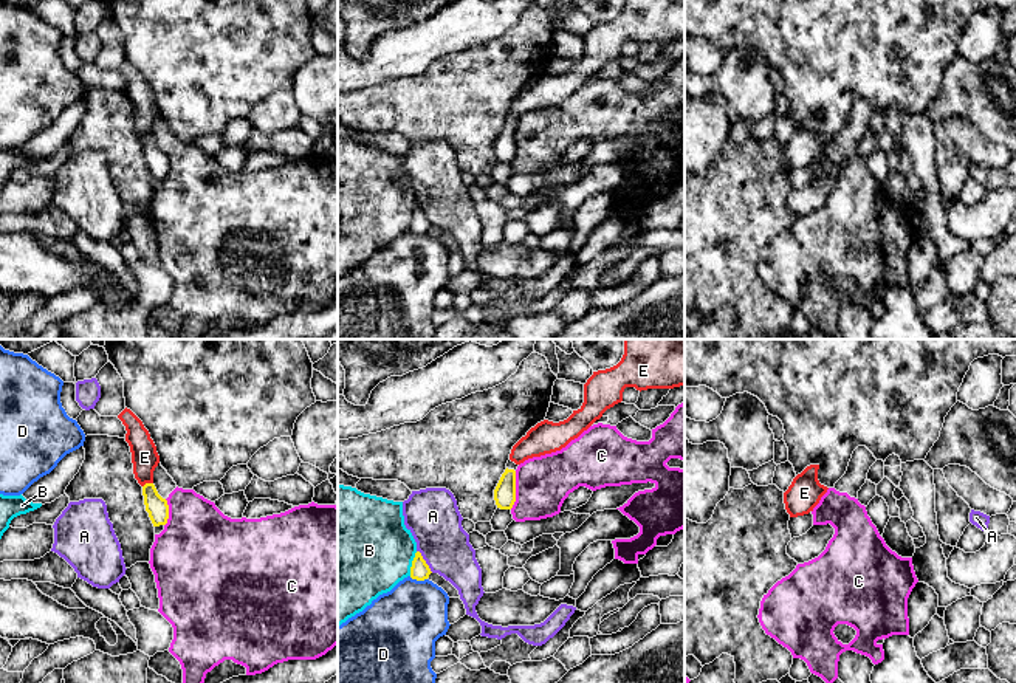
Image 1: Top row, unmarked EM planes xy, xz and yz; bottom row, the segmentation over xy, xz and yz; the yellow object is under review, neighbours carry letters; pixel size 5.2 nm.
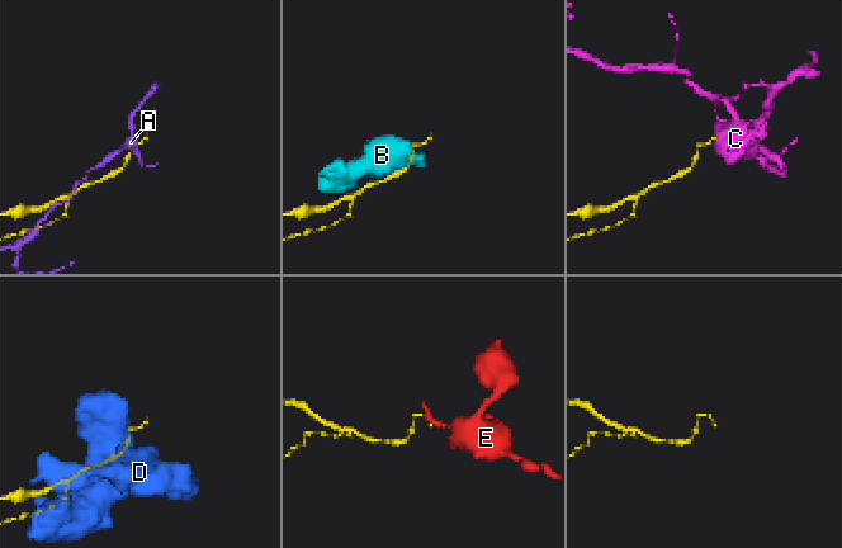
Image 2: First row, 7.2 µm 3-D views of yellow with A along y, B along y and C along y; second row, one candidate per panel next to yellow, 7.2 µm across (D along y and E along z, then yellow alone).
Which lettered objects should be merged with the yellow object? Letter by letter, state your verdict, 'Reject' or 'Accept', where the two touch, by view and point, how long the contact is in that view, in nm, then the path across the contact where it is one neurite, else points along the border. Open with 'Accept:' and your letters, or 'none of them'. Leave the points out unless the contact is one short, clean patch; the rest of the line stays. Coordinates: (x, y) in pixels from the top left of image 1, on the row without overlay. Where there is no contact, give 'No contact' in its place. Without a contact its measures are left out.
Accept: none of them
A: Reject. Touches yellow at xz (425, 214). Shared border 150 nm. Boundary: xz (417, 203), (432, 225)
B: Reject. Touches yellow at xz (412, 217). Shared border 130 nm
C: Reject. Touches yellow at xz (514, 143). Shared border 200 nm. Boundary: xz (516, 124), (516, 154), (510, 161)
D: Reject. Touches yellow at xz (418, 233). Shared border 100 nm
E: Reject. Touches yellow at xy (147, 137). Shared border 60 nm. Boundary: xy (152, 135), (143, 140)

